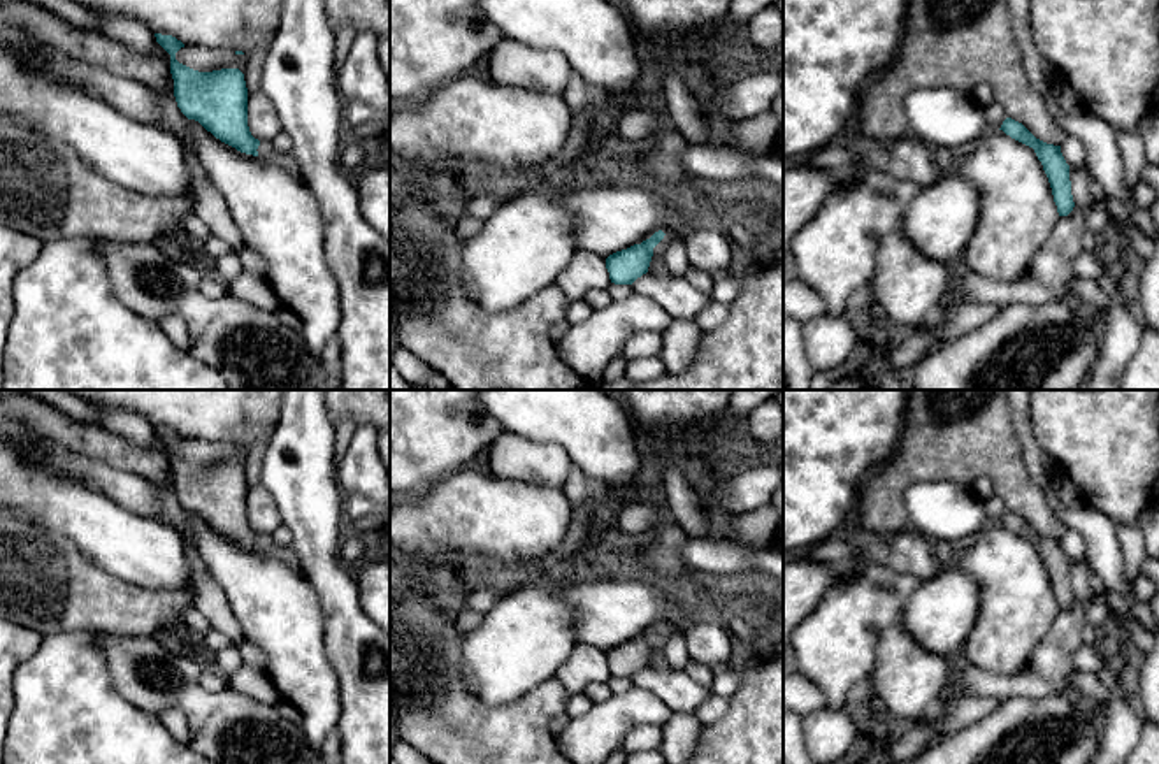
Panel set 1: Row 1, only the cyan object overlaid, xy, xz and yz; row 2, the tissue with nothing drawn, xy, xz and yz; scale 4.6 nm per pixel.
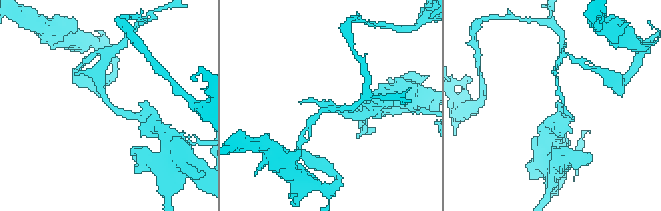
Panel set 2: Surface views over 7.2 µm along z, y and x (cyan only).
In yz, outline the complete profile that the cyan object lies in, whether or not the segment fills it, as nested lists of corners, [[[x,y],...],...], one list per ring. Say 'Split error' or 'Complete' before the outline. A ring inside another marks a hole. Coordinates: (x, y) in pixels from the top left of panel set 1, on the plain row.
Complete. [[[1006,511],[999,523],[1034,543],[1048,571],[1057,606],[1059,609],[1068,609],[1073,604],[1075,595],[1071,588],[1069,559],[1061,546],[1061,539],[1036,532],[1022,516],[1011,511]]]

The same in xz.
Split error. [[[659,623],[641,638],[616,645],[606,652],[609,673],[615,678],[632,678],[637,671],[648,666],[653,648],[664,648],[674,634],[685,636],[685,631],[676,623]]]

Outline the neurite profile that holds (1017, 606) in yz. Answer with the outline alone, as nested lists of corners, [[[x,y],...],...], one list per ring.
[[[989,523],[954,564],[973,576],[980,590],[978,616],[959,657],[964,664],[989,673],[1015,674],[1029,664],[1034,646],[1047,636],[1059,613],[1041,555],[1029,539],[1003,523]]]

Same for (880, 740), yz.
[[[869,676],[864,681],[864,687],[867,688],[869,694],[869,704],[873,708],[873,722],[871,722],[871,752],[880,752],[890,745],[889,731],[887,731],[887,711],[882,708],[875,678]]]

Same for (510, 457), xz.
[[[504,430],[488,448],[488,465],[490,474],[502,479],[562,488],[572,462],[560,446],[534,443]]]

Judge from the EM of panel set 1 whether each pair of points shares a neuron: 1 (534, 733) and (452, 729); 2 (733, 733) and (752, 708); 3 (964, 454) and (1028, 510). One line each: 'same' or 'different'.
1: same
2: same
3: same

